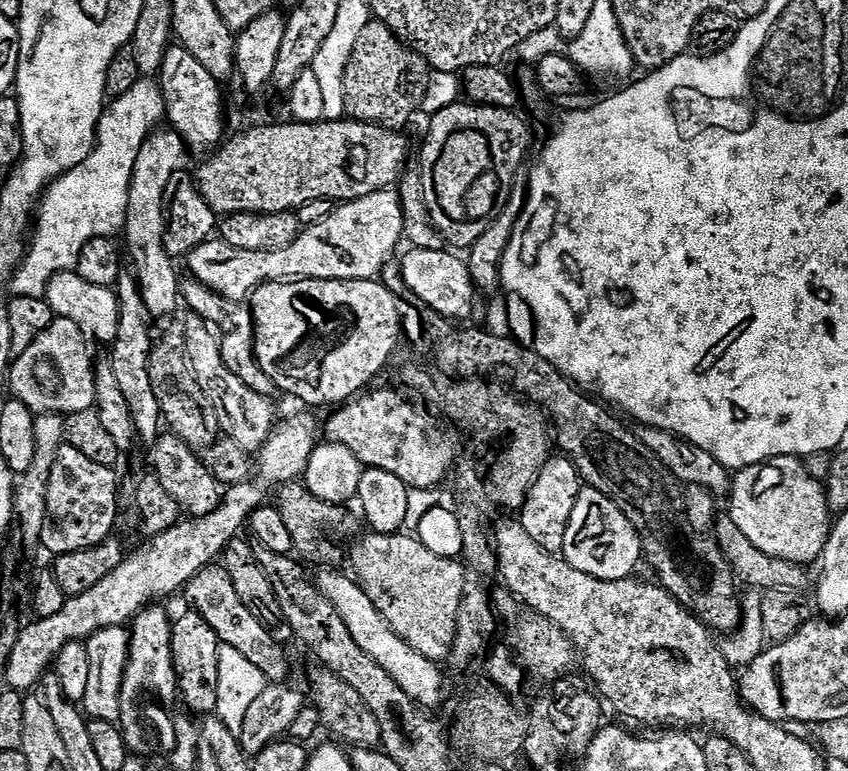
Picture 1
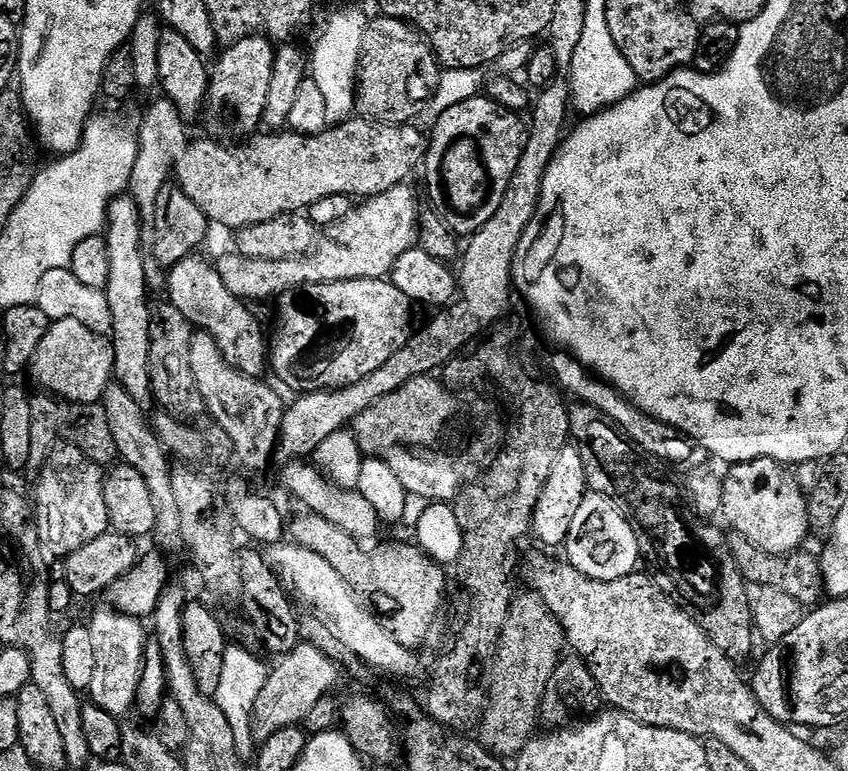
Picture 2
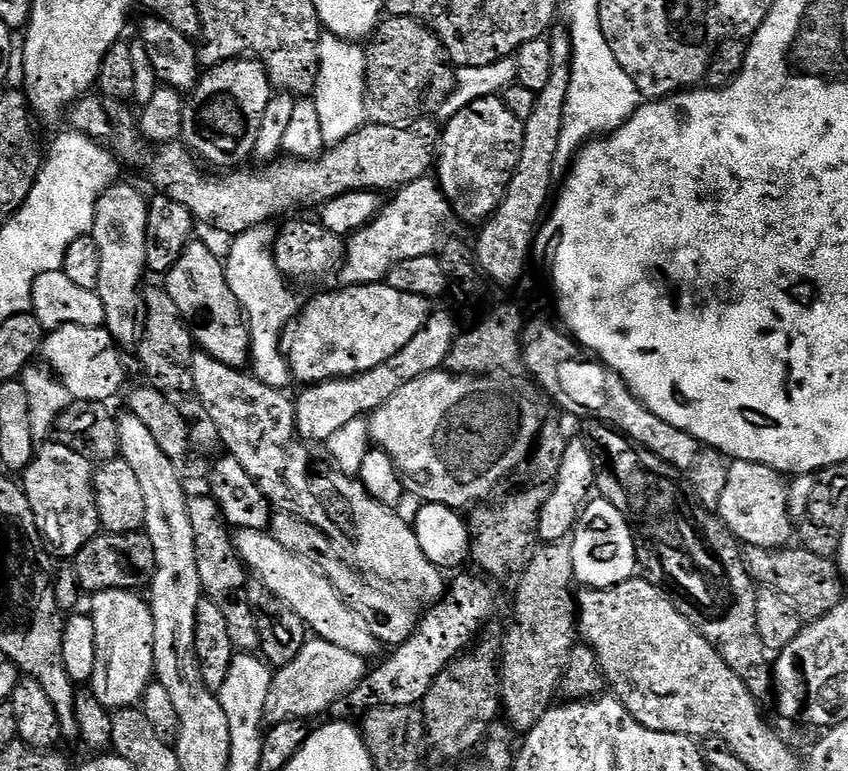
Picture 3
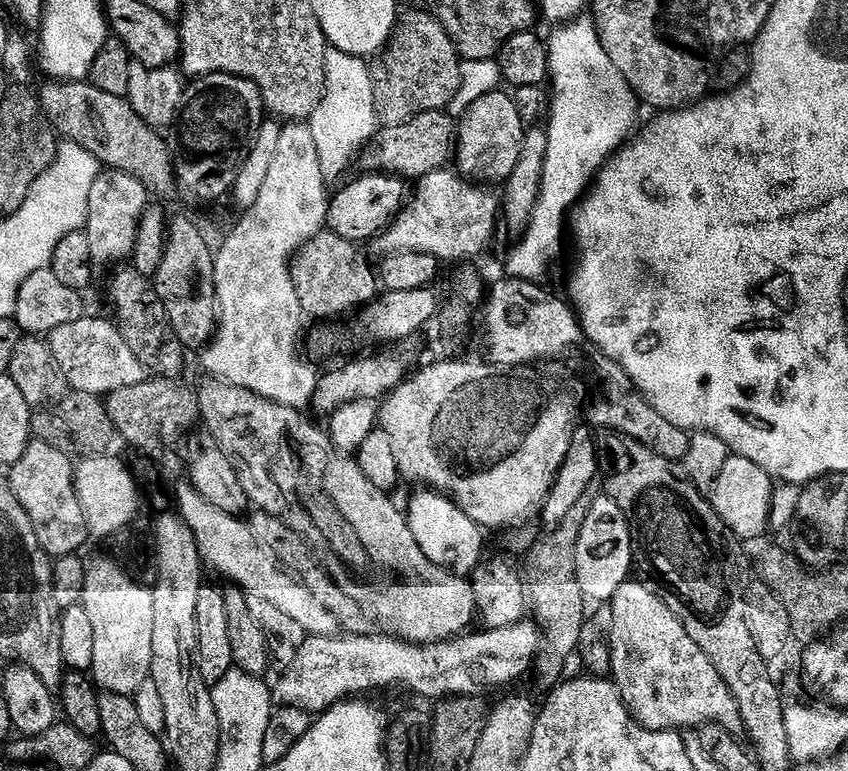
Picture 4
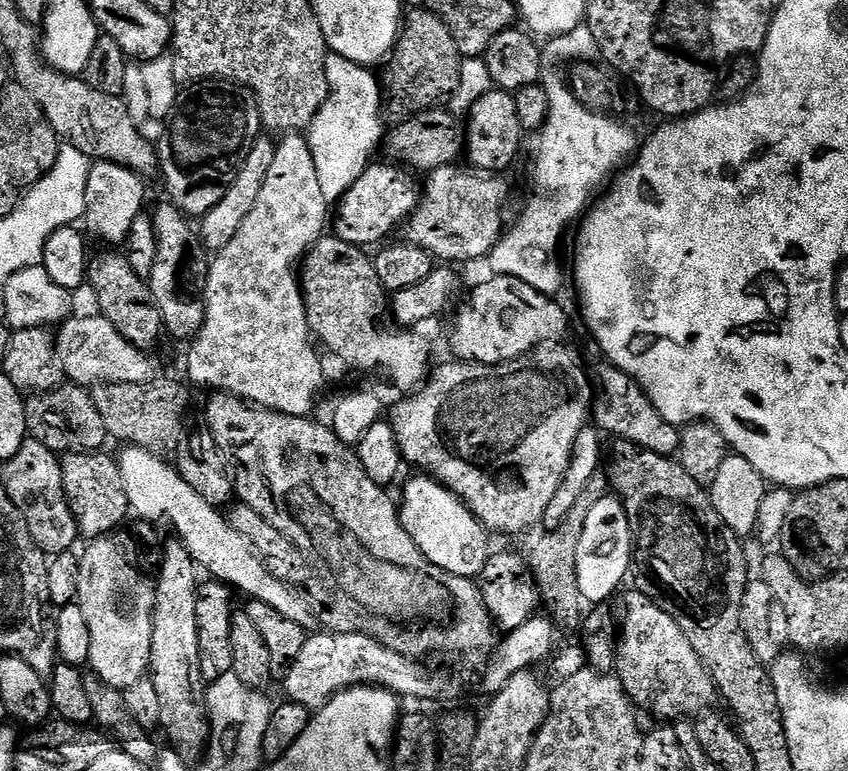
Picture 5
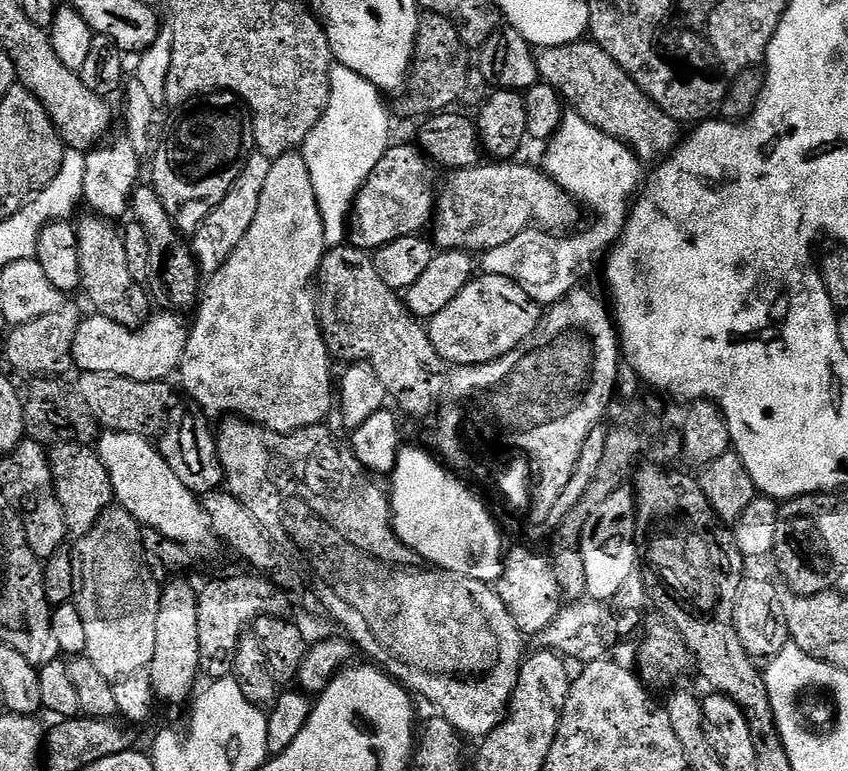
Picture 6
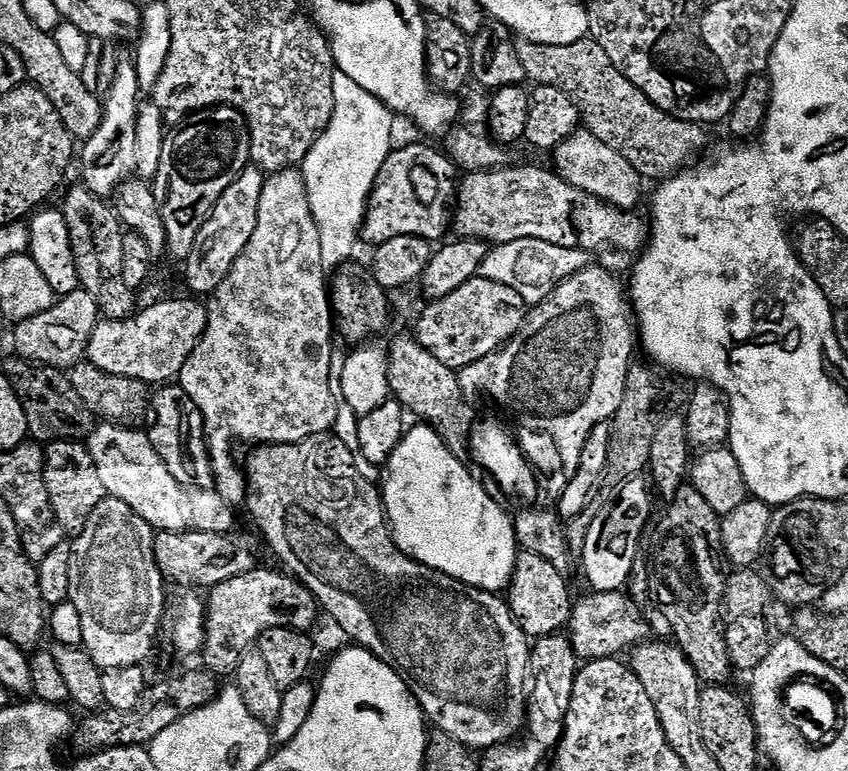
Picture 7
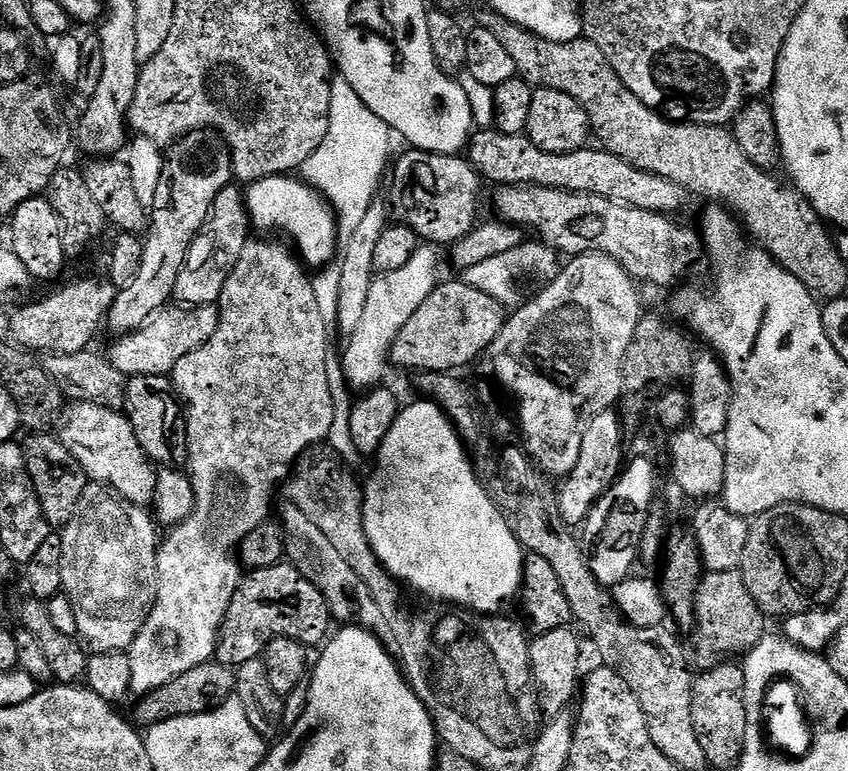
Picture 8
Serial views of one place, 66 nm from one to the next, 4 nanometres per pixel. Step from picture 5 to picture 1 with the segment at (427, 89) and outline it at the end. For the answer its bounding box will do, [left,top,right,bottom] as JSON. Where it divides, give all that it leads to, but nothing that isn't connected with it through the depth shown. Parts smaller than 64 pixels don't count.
[344,19,433,130]

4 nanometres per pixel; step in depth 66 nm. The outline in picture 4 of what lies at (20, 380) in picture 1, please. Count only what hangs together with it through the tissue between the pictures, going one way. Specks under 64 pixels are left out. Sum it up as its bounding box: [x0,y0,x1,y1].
[50,314,145,398]

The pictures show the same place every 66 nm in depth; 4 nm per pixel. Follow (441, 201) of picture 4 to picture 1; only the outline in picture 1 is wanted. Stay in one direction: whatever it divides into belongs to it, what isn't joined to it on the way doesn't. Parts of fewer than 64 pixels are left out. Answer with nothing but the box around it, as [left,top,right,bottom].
[186,188,404,302]

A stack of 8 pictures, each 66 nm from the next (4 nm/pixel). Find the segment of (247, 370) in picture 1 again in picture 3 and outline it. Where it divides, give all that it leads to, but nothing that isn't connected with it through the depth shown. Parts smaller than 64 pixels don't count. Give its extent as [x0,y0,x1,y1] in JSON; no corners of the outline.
[166,238,250,369]

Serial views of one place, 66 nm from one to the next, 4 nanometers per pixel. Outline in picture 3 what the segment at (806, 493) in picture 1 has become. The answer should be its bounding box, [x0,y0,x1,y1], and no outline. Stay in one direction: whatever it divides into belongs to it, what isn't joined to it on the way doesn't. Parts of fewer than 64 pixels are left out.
[718,460,794,548]

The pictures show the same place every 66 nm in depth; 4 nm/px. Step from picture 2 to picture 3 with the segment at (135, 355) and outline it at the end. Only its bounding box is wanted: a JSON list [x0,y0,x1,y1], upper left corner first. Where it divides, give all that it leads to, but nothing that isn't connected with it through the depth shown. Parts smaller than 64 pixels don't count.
[91,182,148,349]

